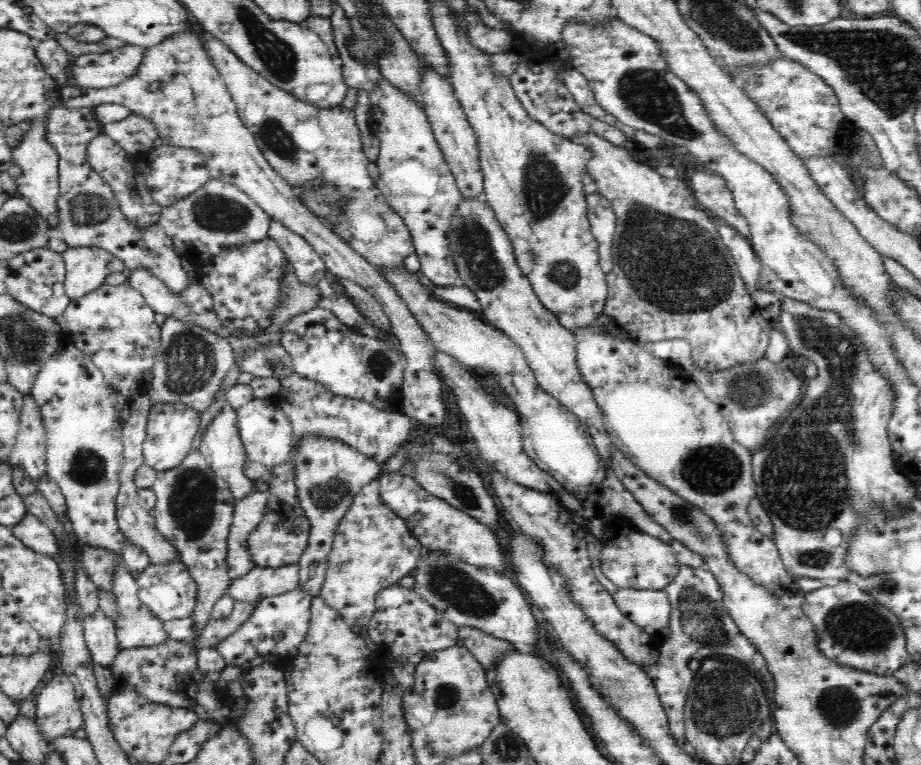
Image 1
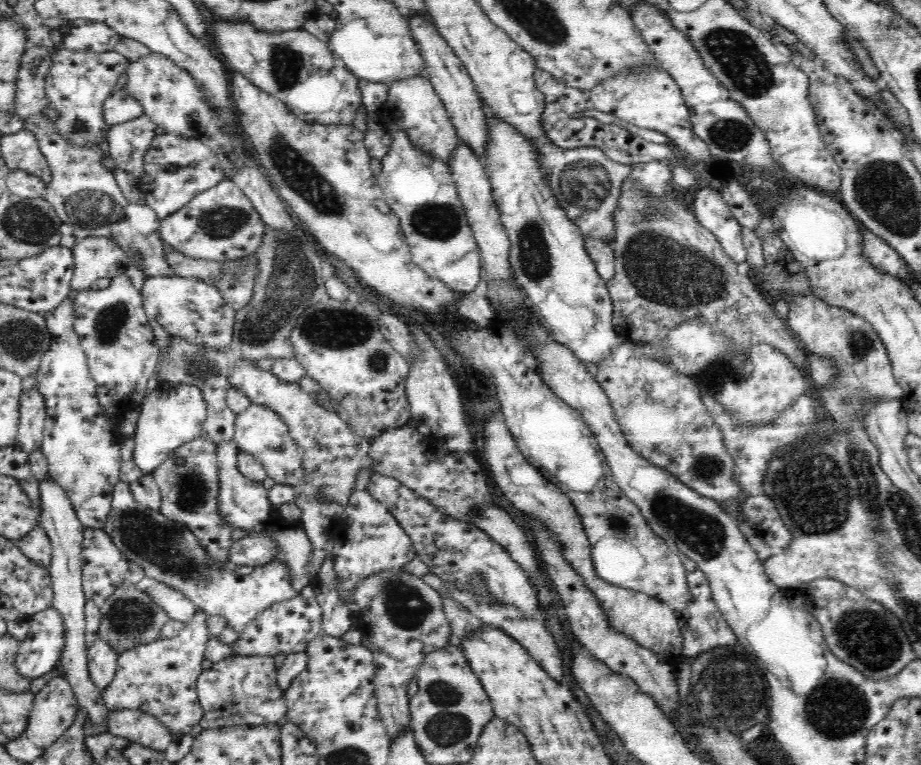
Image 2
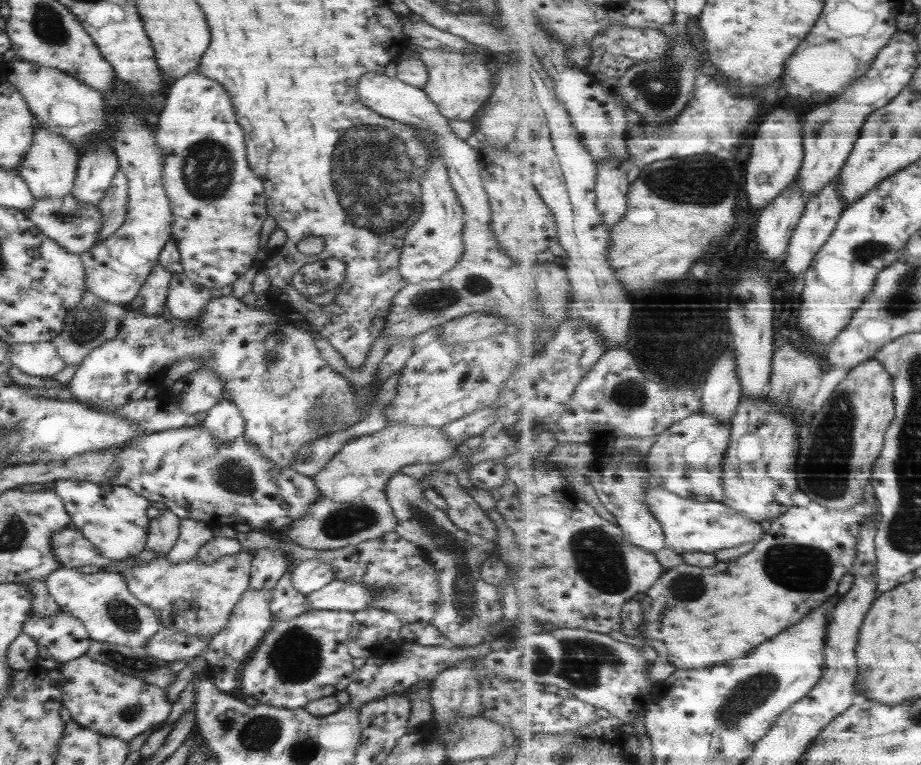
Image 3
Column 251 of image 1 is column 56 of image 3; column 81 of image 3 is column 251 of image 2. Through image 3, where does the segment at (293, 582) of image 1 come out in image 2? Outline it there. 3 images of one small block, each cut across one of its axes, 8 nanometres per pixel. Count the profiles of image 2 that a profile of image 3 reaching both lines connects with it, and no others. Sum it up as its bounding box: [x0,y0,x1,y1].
[102,481,296,632]

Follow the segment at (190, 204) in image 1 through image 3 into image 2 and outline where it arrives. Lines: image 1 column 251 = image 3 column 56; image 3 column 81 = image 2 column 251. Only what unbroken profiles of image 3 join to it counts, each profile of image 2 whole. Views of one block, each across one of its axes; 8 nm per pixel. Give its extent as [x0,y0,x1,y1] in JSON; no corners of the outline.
[159,179,265,262]

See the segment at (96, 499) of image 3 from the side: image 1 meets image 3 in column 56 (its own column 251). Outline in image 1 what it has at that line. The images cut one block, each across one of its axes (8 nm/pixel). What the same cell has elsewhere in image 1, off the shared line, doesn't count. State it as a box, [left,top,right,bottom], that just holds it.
[199,403,256,504]

